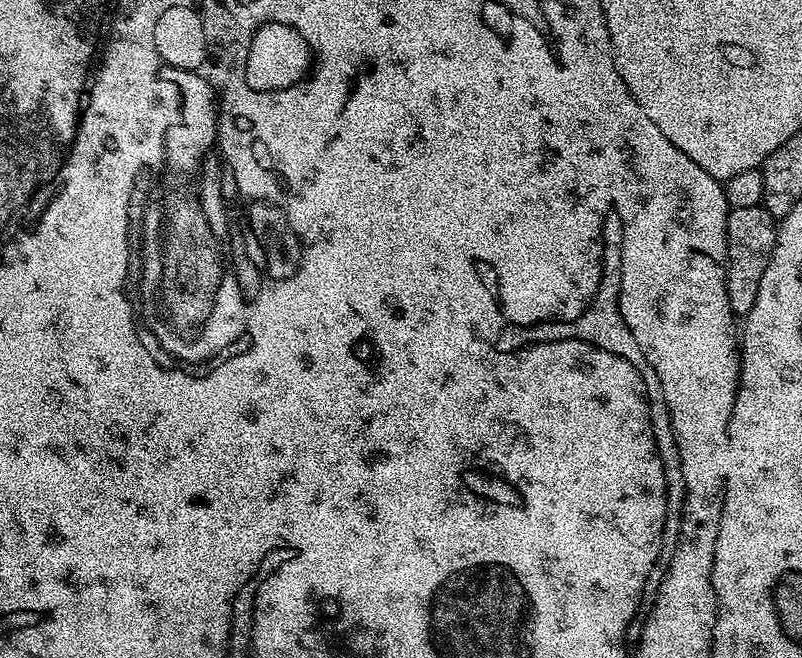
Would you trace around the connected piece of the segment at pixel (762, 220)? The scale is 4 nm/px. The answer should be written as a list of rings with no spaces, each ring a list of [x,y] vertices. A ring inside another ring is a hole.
[[[742,206],[728,213],[728,297],[732,315],[746,318],[758,302],[758,288],[762,286],[762,274],[772,257],[778,231],[777,217],[771,216],[763,206]]]

